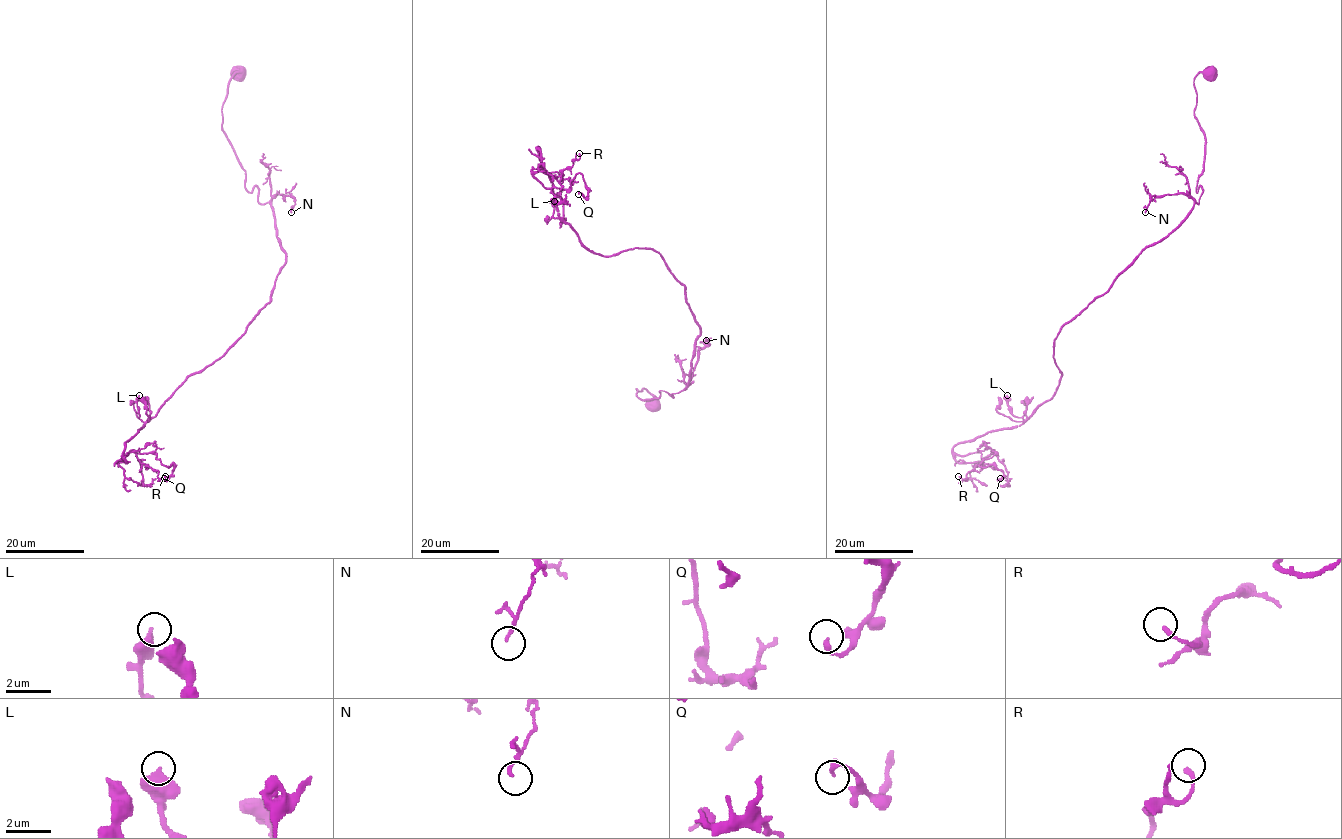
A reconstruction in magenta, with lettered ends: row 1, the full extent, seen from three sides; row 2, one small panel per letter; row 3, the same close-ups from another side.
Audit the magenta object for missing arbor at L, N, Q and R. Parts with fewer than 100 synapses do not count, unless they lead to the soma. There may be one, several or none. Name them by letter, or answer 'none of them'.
none of them

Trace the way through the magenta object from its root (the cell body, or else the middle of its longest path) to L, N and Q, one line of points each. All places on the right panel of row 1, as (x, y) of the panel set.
L: (1211, 75), (1193, 81), (1205, 138), (1199, 203), (1062, 327), (1055, 393), (1025, 422), (1007, 395)
N: (1211, 75), (1199, 72), (1193, 81), (1194, 117), (1205, 138), (1199, 203), (1183, 194), (1153, 196), (1145, 212)
Q: (1211, 75), (1193, 81), (1199, 203), (1062, 327), (1048, 400), (953, 448), (989, 446), (978, 465), (1000, 478)

